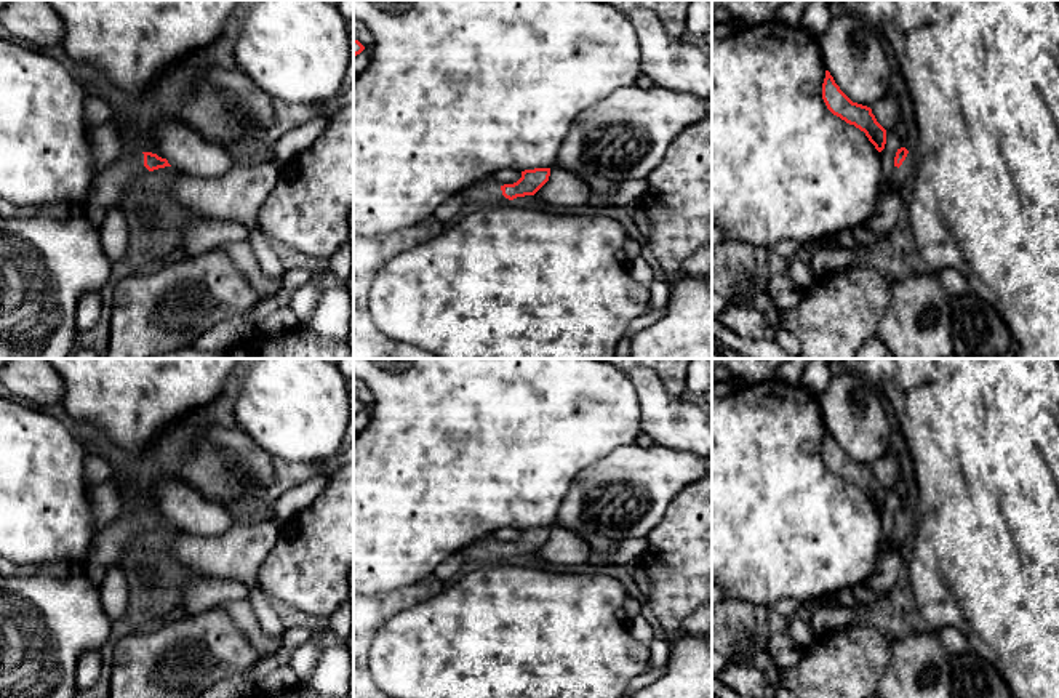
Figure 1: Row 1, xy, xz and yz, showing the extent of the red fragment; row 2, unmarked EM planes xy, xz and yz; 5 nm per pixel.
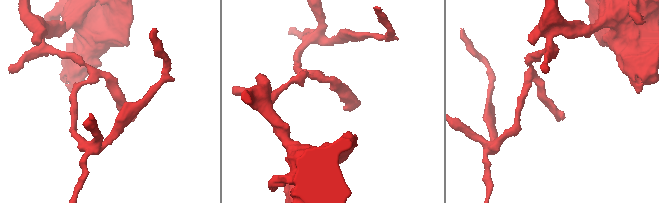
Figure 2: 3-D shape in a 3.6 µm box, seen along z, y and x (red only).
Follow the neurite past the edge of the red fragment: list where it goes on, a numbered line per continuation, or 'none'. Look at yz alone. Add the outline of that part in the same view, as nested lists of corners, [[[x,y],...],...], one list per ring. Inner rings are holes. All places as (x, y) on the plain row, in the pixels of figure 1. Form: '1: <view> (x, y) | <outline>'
1: yz (906, 529) | [[[909,511],[902,524],[899,527],[894,525],[891,533],[891,540],[897,551],[902,546],[904,540],[913,533],[913,530],[915,530],[915,512]]]

